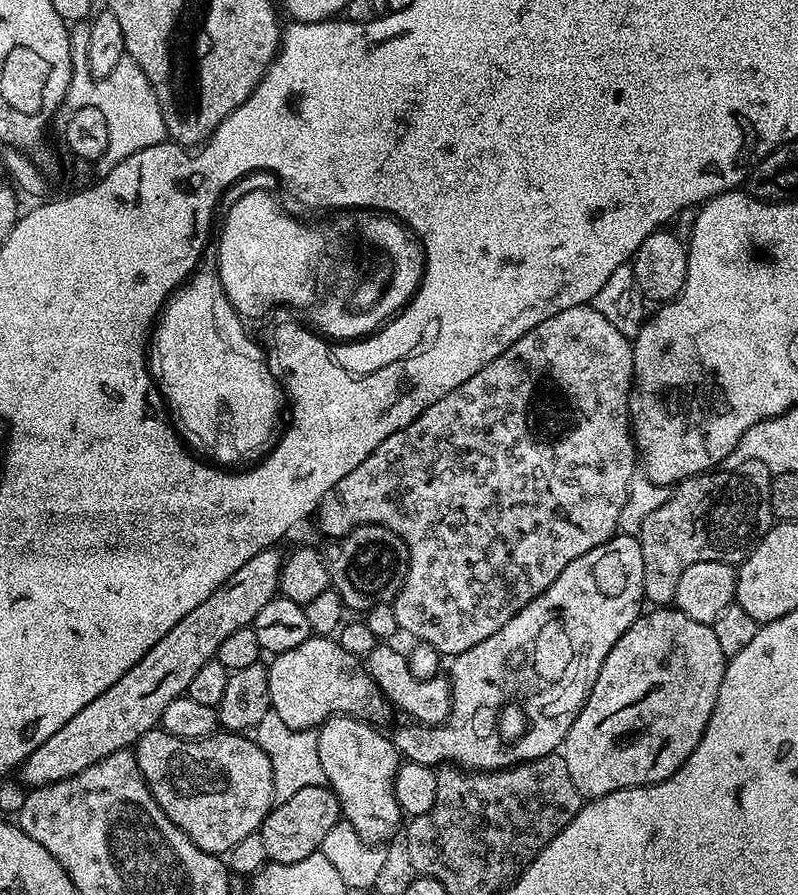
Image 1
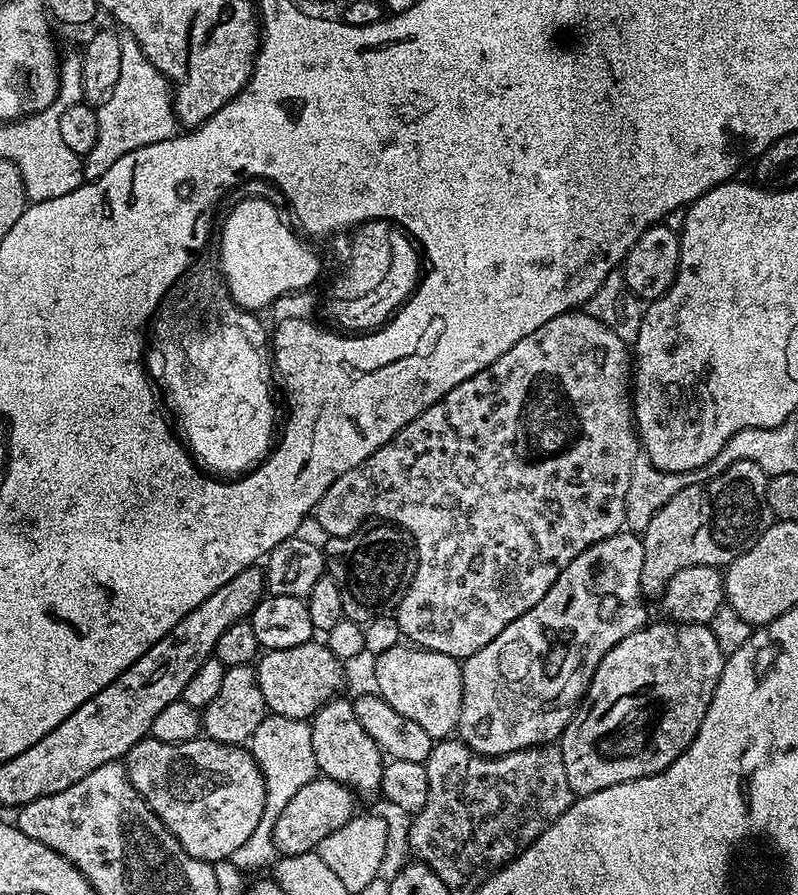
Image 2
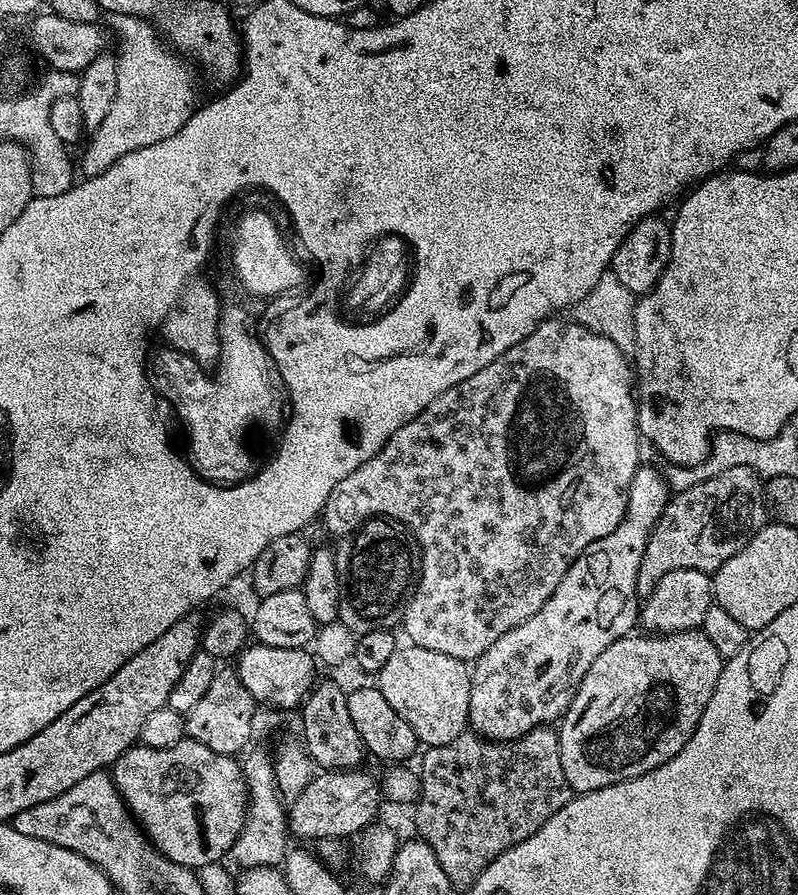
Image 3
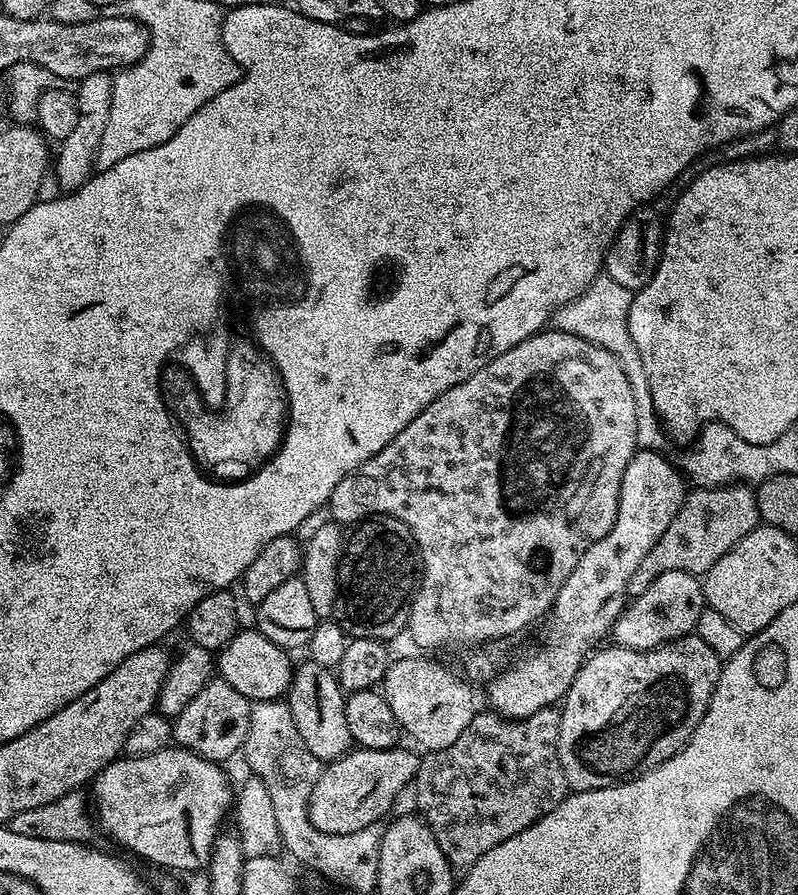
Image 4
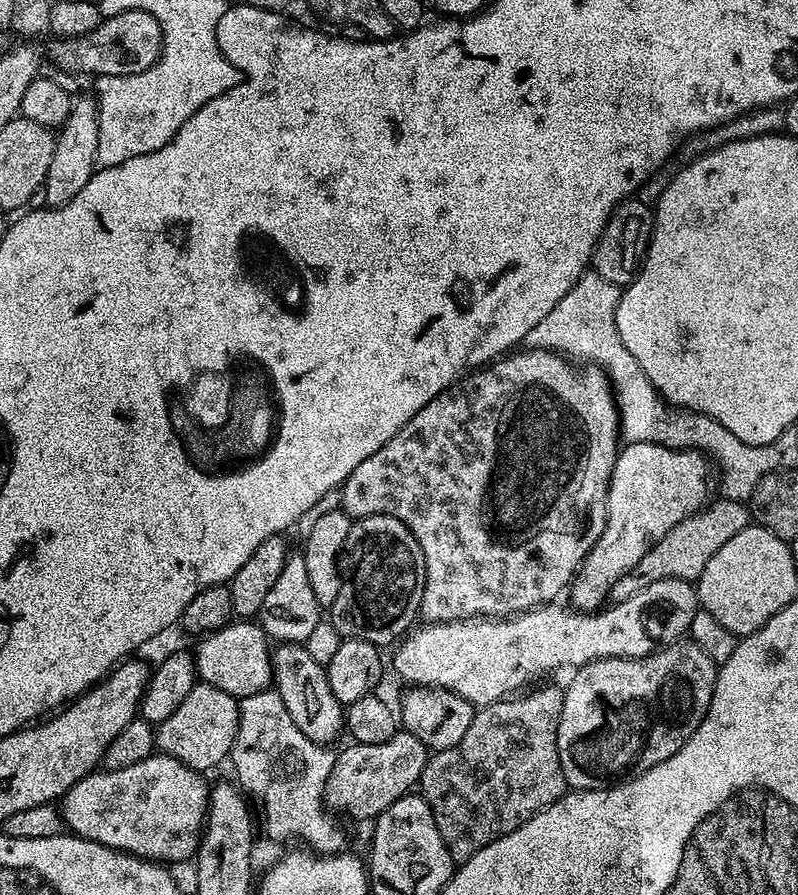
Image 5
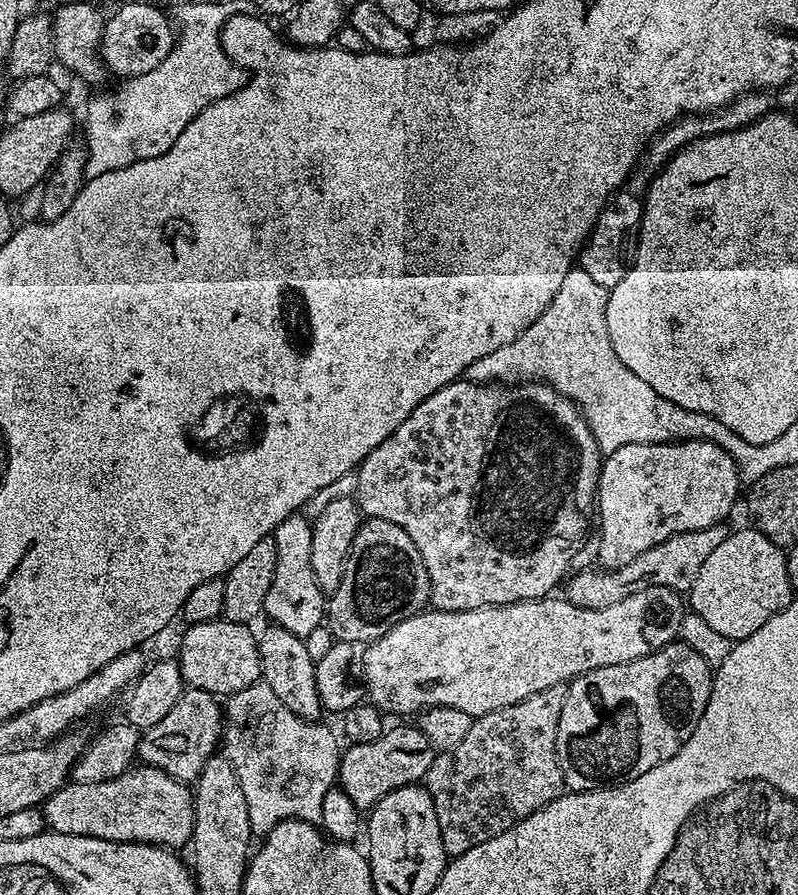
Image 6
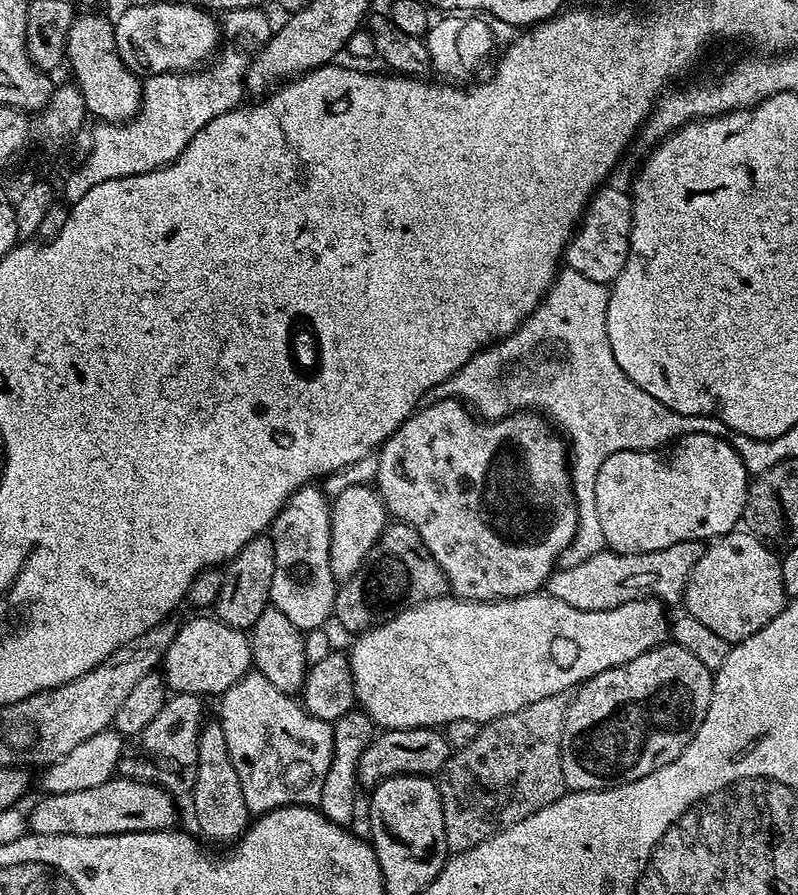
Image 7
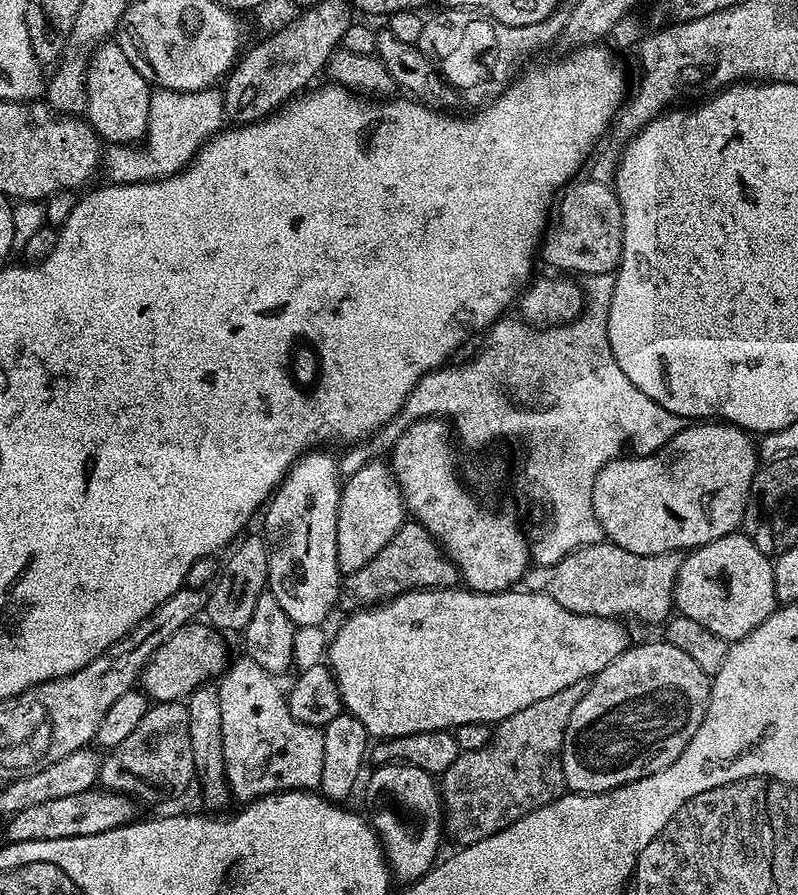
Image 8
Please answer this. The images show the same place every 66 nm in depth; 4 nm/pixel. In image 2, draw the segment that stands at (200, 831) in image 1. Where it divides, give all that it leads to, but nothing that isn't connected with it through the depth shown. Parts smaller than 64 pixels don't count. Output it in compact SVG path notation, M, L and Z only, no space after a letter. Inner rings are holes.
M145 738L123 757L124 769L128 772L134 790L150 806L154 815L182 842L182 850L190 858L205 860L207 864L217 864L219 860L232 857L234 850L245 847L251 836L258 833L258 822L264 813L266 786L264 775L247 747L239 744L223 744L217 740L197 738L190 742L171 744Z

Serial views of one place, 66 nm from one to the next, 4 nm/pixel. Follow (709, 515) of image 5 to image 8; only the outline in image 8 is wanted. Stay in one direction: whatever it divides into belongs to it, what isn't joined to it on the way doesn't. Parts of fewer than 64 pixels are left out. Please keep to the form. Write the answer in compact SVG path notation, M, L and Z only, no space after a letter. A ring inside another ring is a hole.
M605 542L574 550L569 556L562 558L562 562L554 562L554 566L529 567L522 584L527 591L541 592L554 598L554 602L558 602L558 606L566 606L566 610L570 610L574 614L601 616L607 620L633 616L634 619L641 620L644 624L660 626L674 612L676 579L681 561L680 552L643 556L642 554L630 554L630 550L622 550L622 546Z

